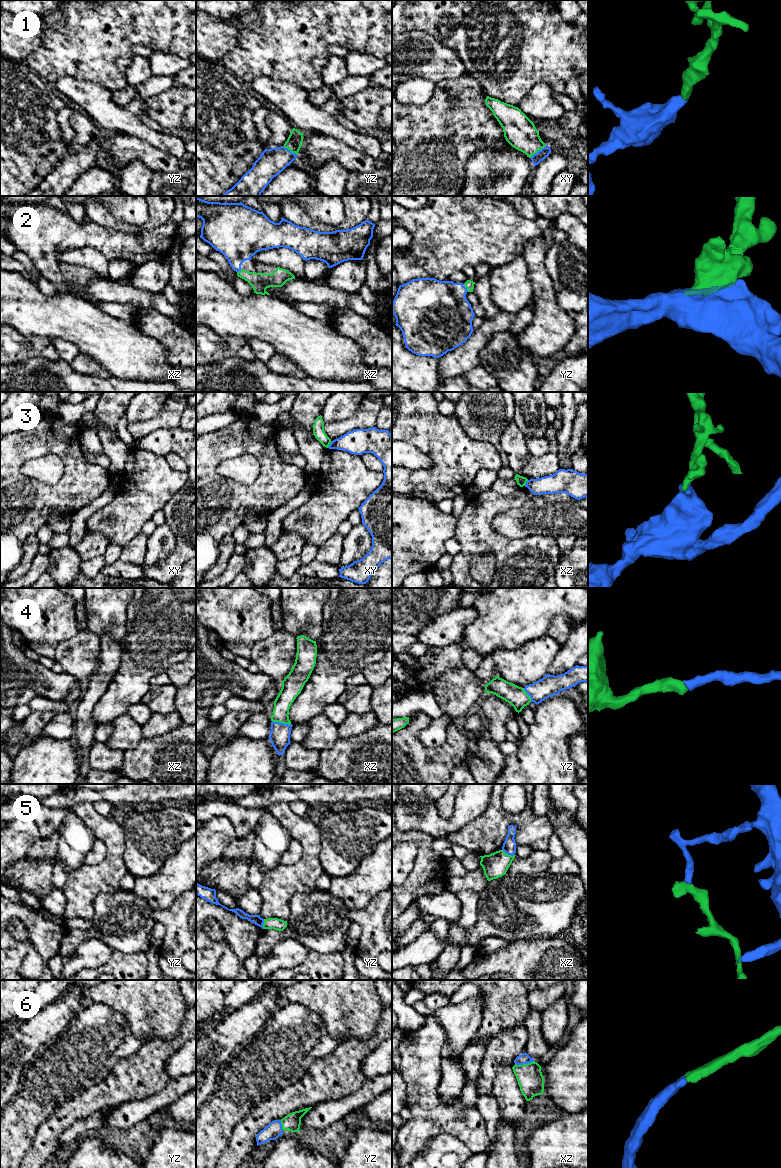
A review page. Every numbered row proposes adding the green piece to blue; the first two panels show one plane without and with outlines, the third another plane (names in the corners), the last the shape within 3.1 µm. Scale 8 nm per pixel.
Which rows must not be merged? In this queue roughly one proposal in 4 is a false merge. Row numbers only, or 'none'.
3, 5

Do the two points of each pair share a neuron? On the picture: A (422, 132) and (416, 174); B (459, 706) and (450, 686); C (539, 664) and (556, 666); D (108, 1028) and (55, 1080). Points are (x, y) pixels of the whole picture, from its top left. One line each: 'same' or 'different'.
A: same
B: same
C: different
D: same

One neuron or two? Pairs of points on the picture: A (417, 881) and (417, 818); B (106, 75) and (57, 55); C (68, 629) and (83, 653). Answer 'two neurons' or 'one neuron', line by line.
A: two neurons
B: one neuron
C: two neurons

